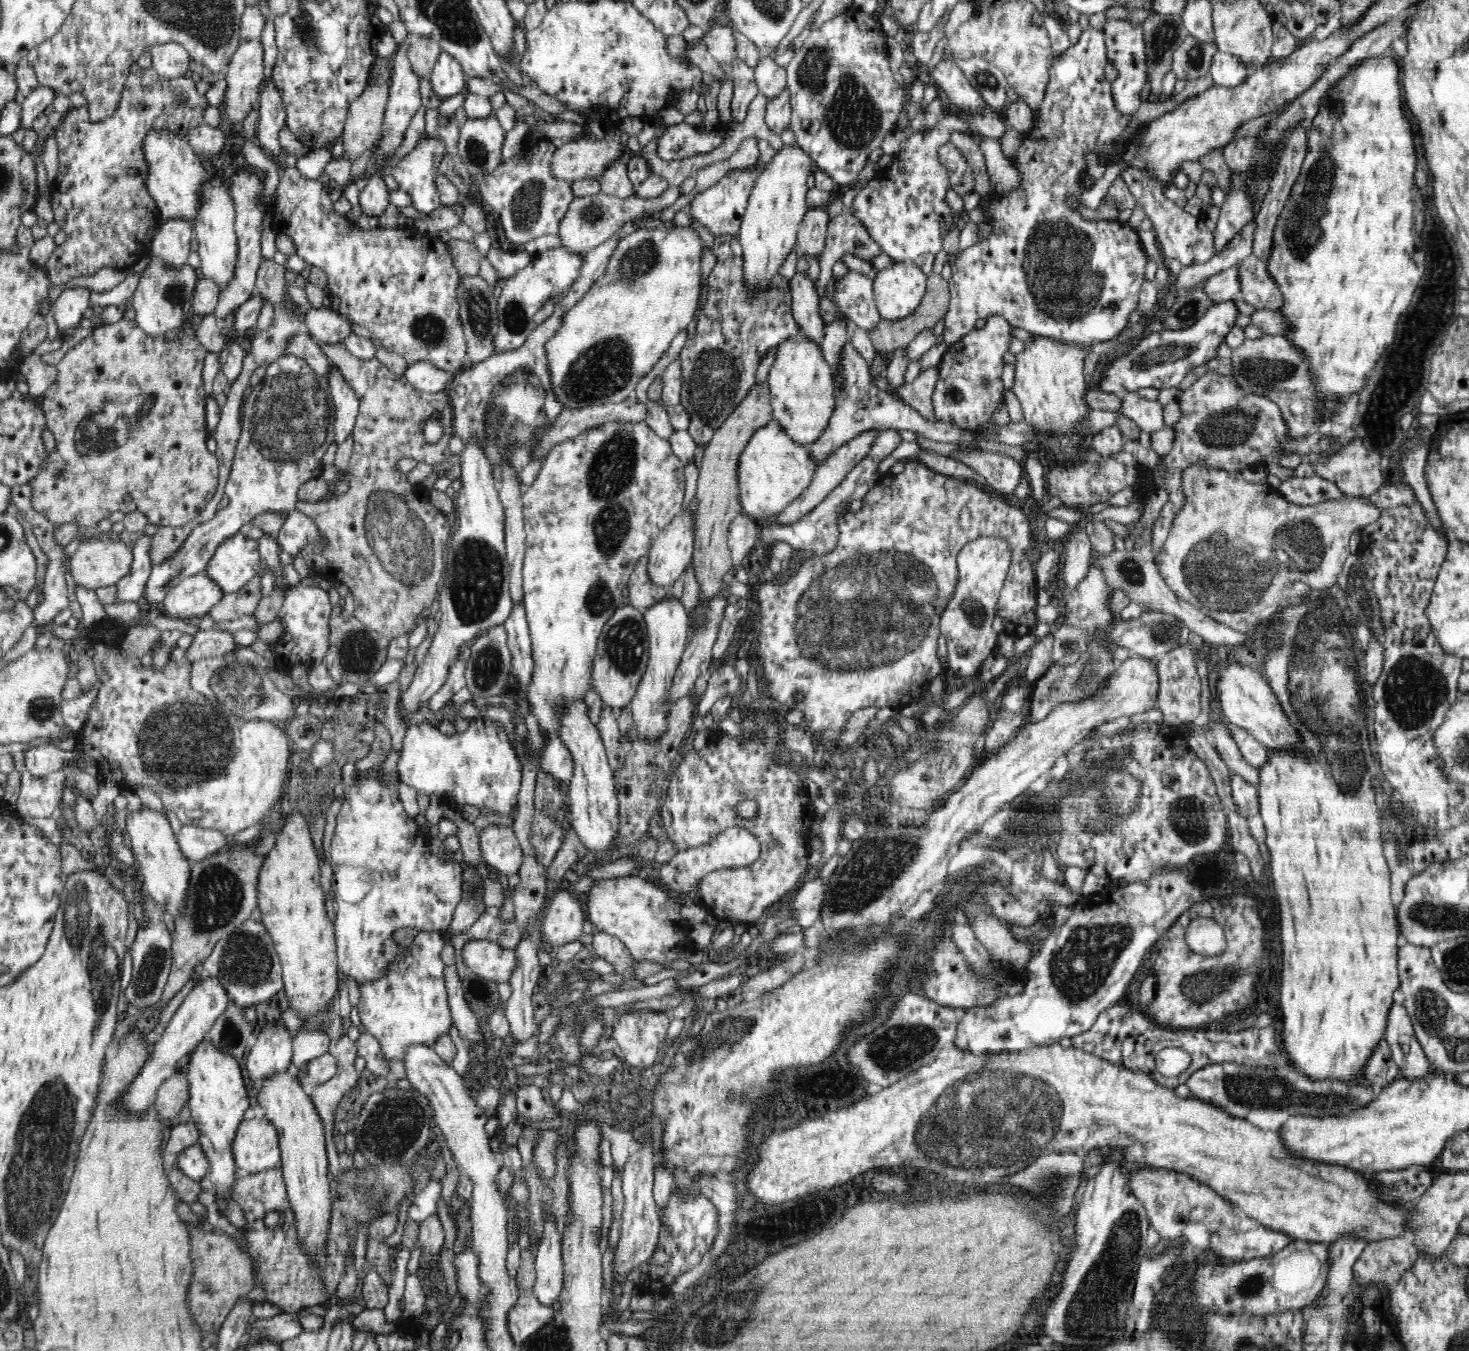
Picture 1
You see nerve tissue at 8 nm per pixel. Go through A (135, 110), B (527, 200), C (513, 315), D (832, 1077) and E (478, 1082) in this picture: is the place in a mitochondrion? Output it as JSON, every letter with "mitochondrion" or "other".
{"A":"other","B":"mitochondrion","C":"mitochondrion","D":"other","E":"other"}

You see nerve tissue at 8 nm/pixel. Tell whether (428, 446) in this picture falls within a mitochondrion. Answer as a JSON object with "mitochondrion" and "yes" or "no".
{"mitochondrion":"no"}

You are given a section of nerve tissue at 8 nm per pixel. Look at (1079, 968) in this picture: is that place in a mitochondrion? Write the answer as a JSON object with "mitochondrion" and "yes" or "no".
{"mitochondrion":"yes"}

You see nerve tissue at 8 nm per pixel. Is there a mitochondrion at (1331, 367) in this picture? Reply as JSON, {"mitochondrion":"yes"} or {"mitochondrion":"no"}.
{"mitochondrion":"no"}

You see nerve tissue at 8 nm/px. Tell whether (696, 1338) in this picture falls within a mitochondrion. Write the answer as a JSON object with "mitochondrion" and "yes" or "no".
{"mitochondrion":"yes"}

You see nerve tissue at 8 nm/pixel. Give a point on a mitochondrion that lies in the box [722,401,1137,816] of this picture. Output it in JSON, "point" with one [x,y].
{"point":[862,615]}

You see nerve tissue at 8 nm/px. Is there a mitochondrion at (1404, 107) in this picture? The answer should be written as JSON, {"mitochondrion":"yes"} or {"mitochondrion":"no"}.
{"mitochondrion":"no"}

